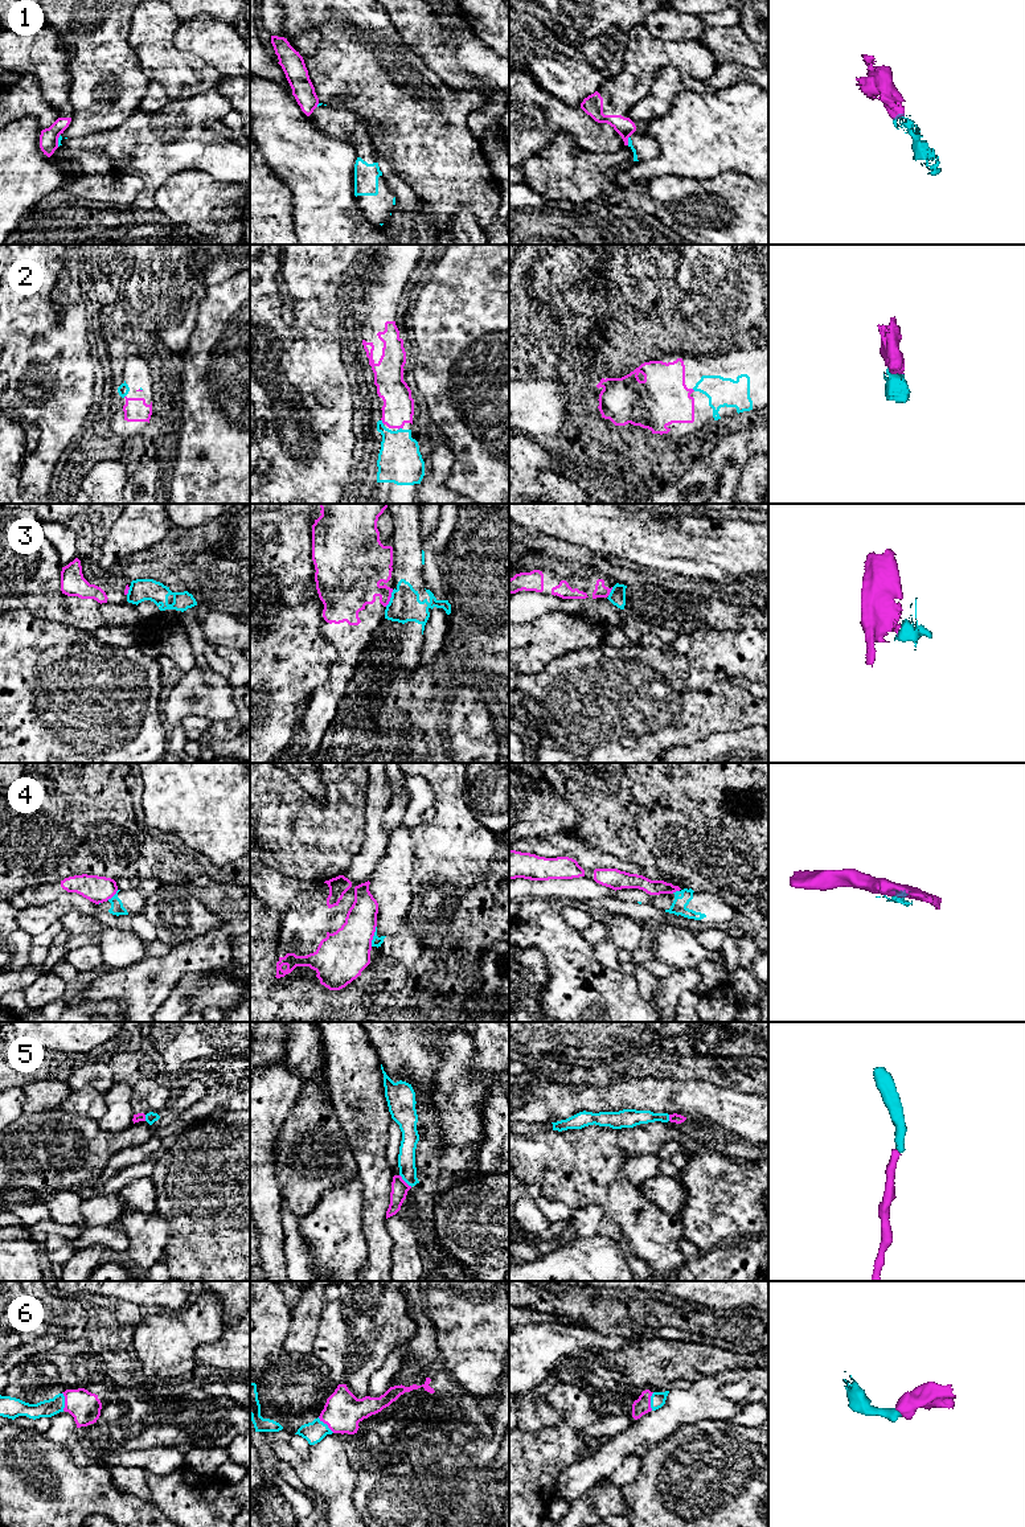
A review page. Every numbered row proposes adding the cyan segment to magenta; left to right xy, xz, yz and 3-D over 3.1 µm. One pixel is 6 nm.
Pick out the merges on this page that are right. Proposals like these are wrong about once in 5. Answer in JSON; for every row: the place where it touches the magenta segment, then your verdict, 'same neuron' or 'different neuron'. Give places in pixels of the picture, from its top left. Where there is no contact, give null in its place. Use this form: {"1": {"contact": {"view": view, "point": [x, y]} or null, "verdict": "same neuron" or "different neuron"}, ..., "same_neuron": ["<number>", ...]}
{"1": {"contact": {"view": "xy", "point": [57, 140]}, "verdict": "different neuron"}, "2": {"contact": {"view": "xz", "point": [382, 422]}, "verdict": "same neuron"}, "3": {"contact": {"view": "xz", "point": [389, 598]}, "verdict": "different neuron"}, "4": {"contact": {"view": "xz", "point": [373, 935]}, "verdict": "different neuron"}, "5": {"contact": {"view": "xz", "point": [404, 1181]}, "verdict": "same neuron"}, "6": {"contact": {"view": "xz", "point": [326, 1423]}, "verdict": "same neuron"}, "same_neuron": ["2", "5", "6"]}

